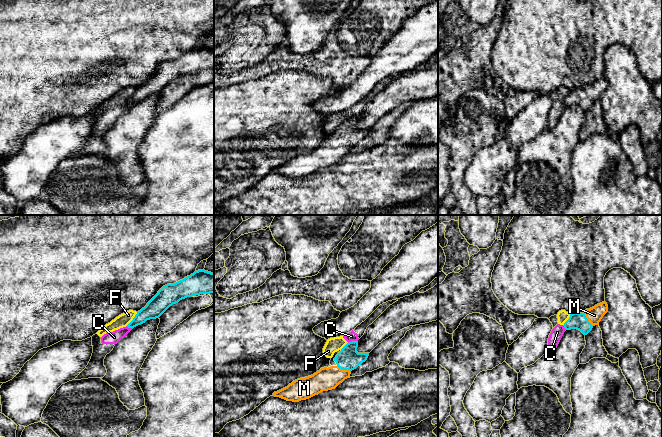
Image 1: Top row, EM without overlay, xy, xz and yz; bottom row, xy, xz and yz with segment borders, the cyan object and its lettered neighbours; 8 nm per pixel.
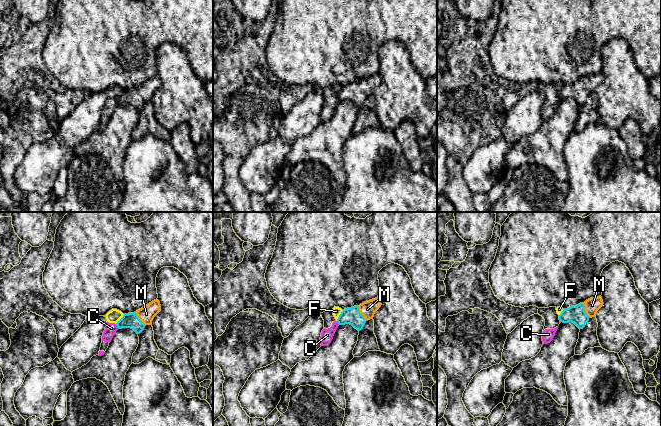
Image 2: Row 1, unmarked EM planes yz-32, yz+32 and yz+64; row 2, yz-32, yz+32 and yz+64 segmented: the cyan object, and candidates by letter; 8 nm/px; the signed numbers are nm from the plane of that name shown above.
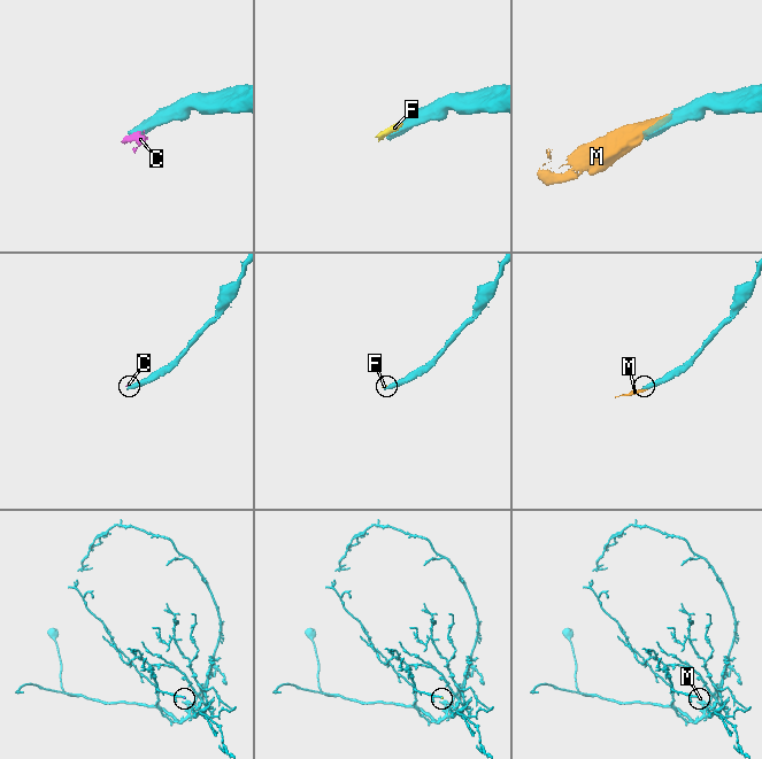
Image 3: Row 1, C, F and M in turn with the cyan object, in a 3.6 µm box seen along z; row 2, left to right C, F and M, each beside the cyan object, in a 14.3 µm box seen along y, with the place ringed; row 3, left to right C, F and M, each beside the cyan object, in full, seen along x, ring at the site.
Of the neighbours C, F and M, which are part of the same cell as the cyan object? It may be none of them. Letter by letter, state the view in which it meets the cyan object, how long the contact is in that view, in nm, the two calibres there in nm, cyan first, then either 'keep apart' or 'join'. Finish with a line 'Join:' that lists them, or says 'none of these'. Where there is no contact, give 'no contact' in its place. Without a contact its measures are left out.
C: contact in xz; length 80 nm; calibres 180 and 80 nm; keep apart
F: contact in xy; length 140 nm; calibres 150 and 100 nm; keep apart
M: contact in xz; length 120 nm; calibres 180 and 180 nm; join
Join: M

